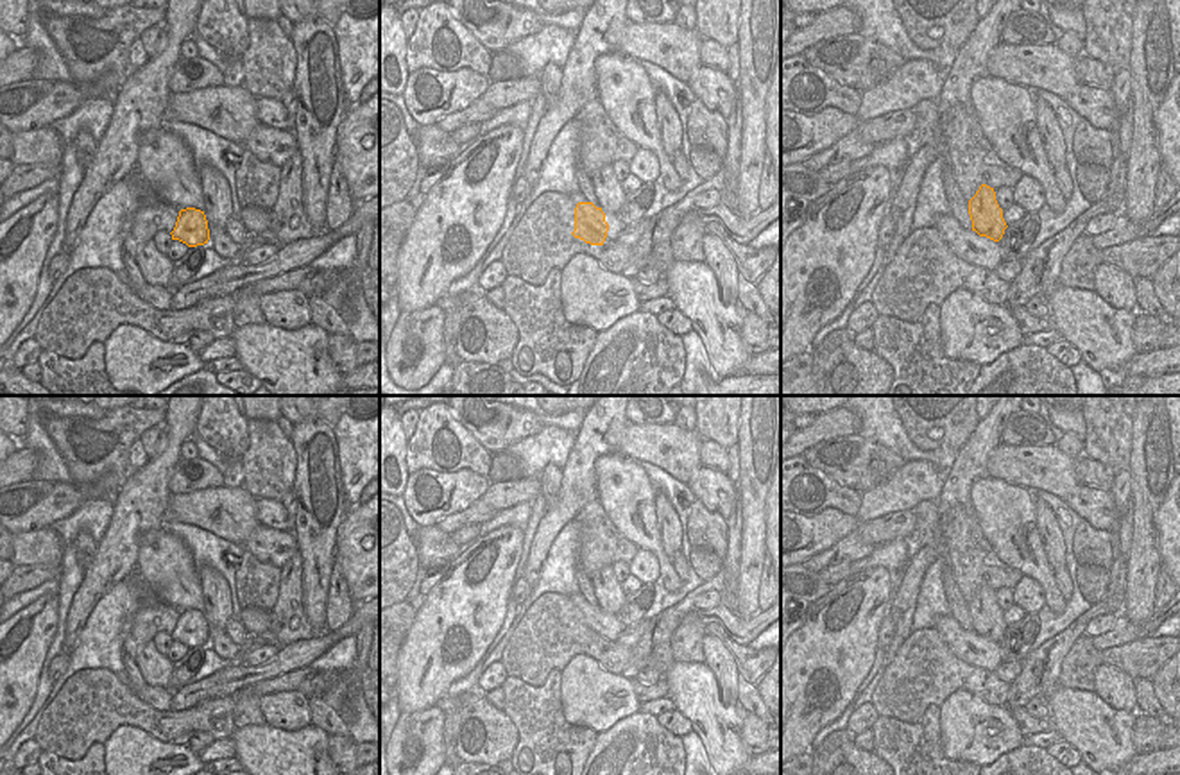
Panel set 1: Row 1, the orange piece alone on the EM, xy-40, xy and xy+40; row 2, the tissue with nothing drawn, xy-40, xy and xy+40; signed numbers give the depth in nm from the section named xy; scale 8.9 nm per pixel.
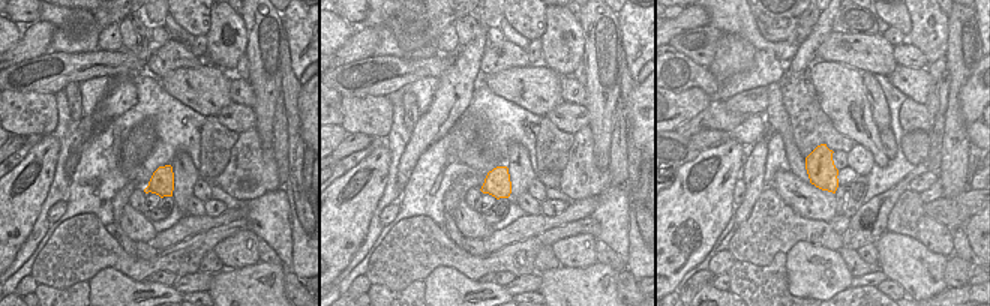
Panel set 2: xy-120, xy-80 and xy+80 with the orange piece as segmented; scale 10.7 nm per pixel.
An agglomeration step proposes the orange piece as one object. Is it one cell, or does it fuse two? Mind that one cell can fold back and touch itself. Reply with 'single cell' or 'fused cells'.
fused cells

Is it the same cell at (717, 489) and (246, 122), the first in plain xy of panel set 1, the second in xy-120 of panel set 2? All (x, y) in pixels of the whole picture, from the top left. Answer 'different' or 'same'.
different

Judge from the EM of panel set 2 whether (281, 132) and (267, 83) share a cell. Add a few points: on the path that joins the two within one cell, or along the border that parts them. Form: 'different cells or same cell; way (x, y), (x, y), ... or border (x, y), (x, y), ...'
different cells; border (281, 92), (275, 108), (272, 143)

